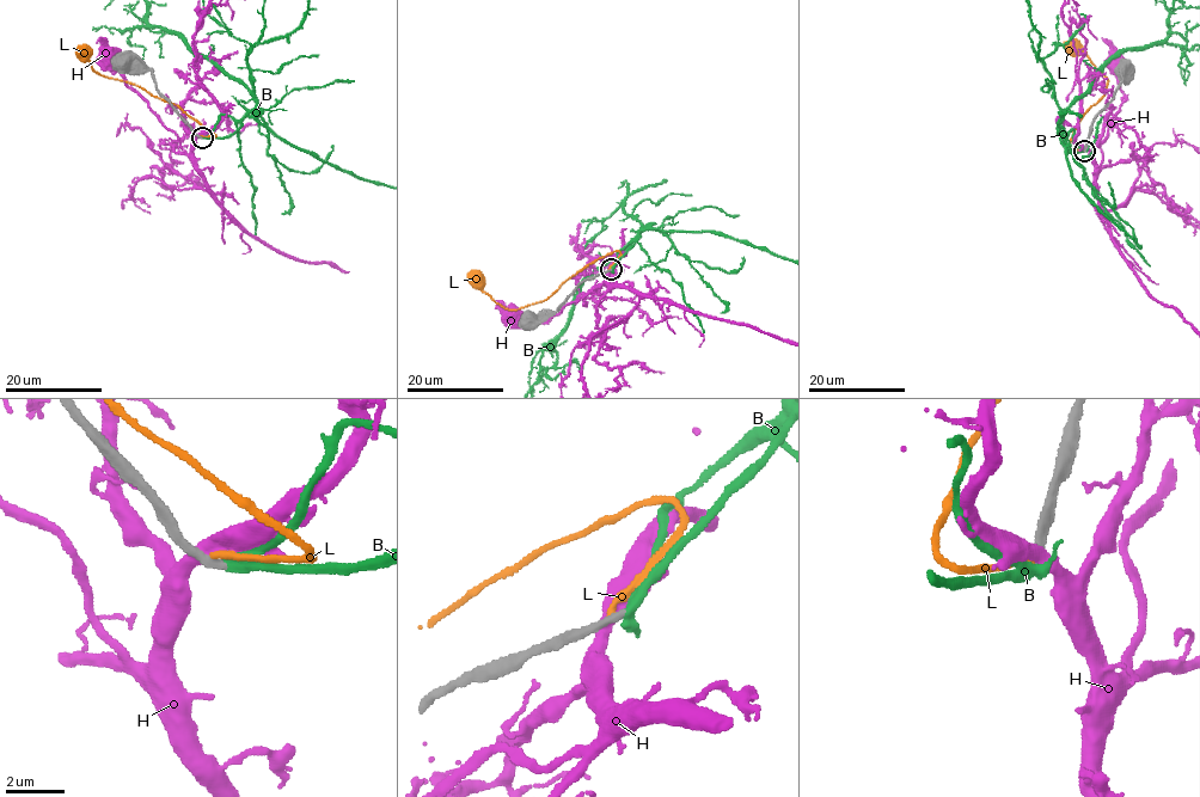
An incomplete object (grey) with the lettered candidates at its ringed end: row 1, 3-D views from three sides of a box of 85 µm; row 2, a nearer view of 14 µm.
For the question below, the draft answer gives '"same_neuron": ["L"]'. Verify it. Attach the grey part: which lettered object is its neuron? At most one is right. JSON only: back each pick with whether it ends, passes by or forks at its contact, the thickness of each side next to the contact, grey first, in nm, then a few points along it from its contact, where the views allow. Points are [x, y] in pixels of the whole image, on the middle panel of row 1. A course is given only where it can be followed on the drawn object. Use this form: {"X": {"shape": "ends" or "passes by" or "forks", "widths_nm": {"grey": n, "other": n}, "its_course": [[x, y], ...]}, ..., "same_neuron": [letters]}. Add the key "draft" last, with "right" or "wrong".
{"B": {"shape": "passes by", "widths_nm": {"grey": 280, "other": 360}}, "same_neuron": ["B"], "draft": "wrong"}

